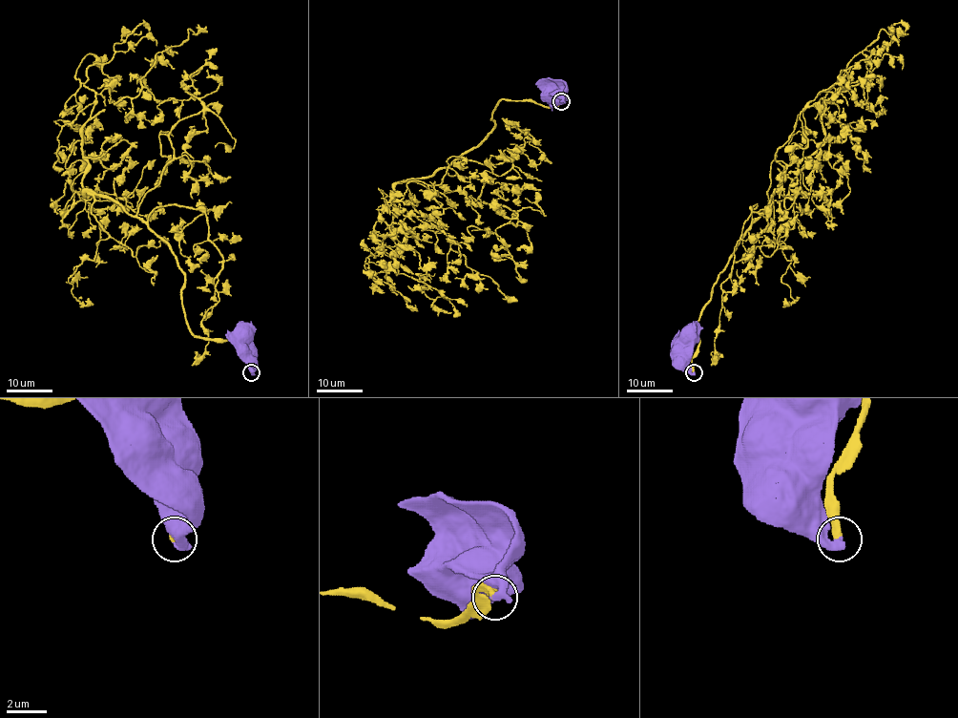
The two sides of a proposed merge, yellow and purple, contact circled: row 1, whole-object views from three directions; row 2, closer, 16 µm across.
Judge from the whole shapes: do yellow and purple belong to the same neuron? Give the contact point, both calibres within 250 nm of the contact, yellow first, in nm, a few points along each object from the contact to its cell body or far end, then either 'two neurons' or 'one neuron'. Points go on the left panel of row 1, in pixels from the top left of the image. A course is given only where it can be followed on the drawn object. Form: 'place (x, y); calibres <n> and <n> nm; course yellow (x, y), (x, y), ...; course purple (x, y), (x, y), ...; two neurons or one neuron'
place (251, 372); calibres 400 and 480 nm; course yellow (251, 372), (191, 331), (136, 215), (202, 103), (150, 120), (132, 100), (206, 27); course purple (251, 372), (254, 349), (245, 335); one neuron

